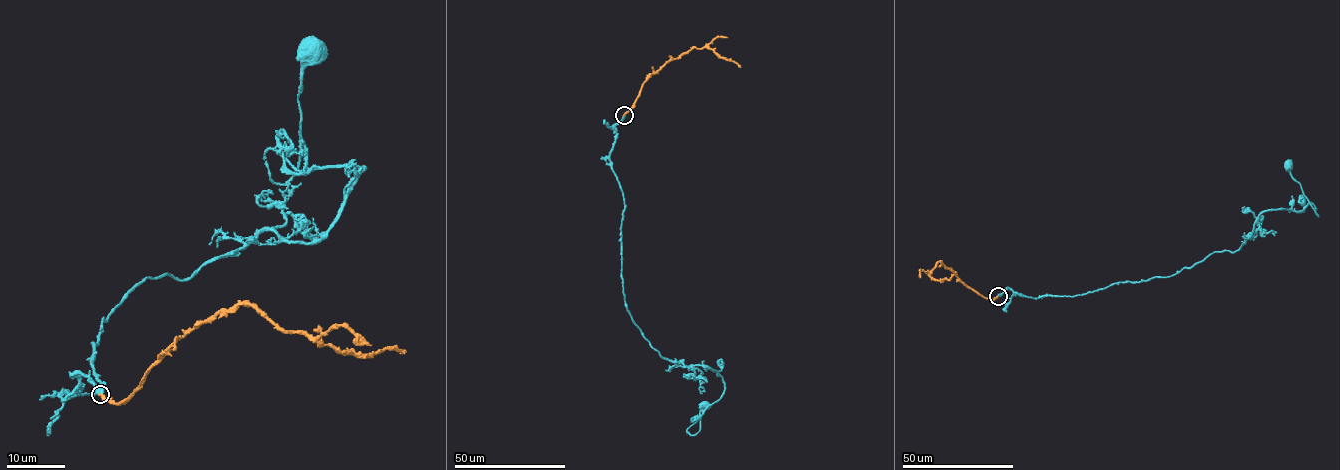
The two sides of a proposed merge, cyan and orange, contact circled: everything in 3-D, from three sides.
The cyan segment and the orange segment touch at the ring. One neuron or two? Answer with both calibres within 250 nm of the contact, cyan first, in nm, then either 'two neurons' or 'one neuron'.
420/400 nm | one neuron

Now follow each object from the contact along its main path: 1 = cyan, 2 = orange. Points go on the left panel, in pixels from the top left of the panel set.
1: (101, 393), (62, 398), (143, 279), (333, 220), (363, 166), (265, 157), (297, 168), (313, 51)
2: (101, 395), (123, 402), (172, 345), (221, 311), (244, 304), (285, 330), (306, 332), (339, 351), (405, 351)

